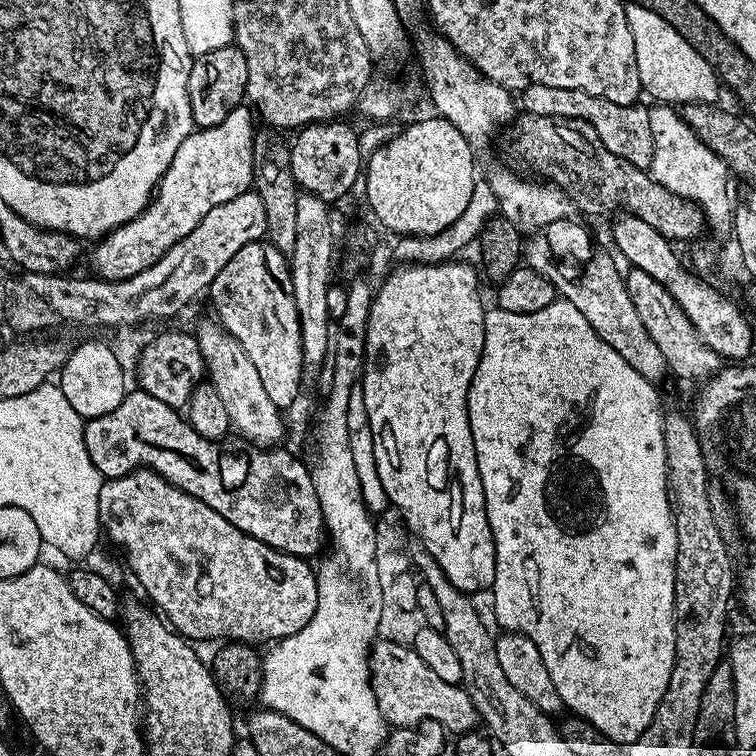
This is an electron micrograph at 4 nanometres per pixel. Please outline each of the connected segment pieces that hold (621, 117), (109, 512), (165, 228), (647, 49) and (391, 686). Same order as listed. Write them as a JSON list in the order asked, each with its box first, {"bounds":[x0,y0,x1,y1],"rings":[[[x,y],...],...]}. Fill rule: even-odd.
[{"bounds":[518,84,654,169],"rings":[[[532,84],[529,88],[523,89],[519,93],[518,100],[527,114],[546,114],[547,116],[561,116],[564,120],[590,122],[598,130],[598,134],[602,138],[606,150],[610,150],[610,154],[618,154],[618,158],[626,158],[626,162],[639,168],[651,169],[654,134],[650,134],[650,114],[647,107],[613,107],[609,111],[609,104],[602,98],[591,96],[582,90],[562,90],[558,86],[542,86],[541,84]],[[604,111],[612,113],[604,116]]]},{"bounds":[96,470,318,642],"rings":[[[137,470],[128,472],[124,476],[113,476],[105,479],[96,503],[96,511],[100,515],[101,529],[107,534],[107,537],[109,534],[113,542],[124,551],[124,556],[128,559],[128,568],[136,575],[137,582],[144,587],[145,594],[149,596],[147,599],[159,609],[163,619],[189,642],[197,642],[196,640],[216,640],[215,642],[268,640],[267,642],[275,642],[294,634],[296,629],[306,626],[306,622],[310,622],[312,611],[318,606],[316,573],[313,565],[308,565],[311,563],[305,557],[287,556],[286,553],[280,552],[276,548],[258,542],[258,538],[250,538],[250,534],[238,530],[238,526],[226,522],[226,518],[222,518],[222,514],[218,514],[218,510],[210,510],[210,506],[206,506],[206,502],[198,502],[198,498],[178,490],[170,482],[166,482],[166,478],[162,478],[157,472]]]},{"bounds":[92,106,257,280],"rings":[[[241,106],[230,110],[218,126],[192,131],[182,146],[178,146],[178,154],[174,154],[147,208],[130,222],[119,224],[113,232],[95,241],[96,249],[92,252],[95,275],[102,280],[125,280],[134,274],[142,274],[142,270],[161,260],[166,250],[182,242],[182,238],[186,238],[186,234],[190,234],[214,206],[222,206],[222,202],[230,202],[230,198],[238,198],[238,194],[249,191],[253,187],[257,129],[253,109]]]},{"bounds":[626,2,721,106],"rings":[[[639,2],[627,5],[626,18],[630,22],[630,34],[634,34],[634,54],[638,62],[640,86],[647,95],[649,92],[653,96],[653,101],[669,106],[683,106],[714,104],[721,99],[720,78],[710,62],[706,62],[706,58],[702,58],[702,54],[698,54],[698,50],[694,50],[694,46],[690,46],[690,42],[686,42],[686,38],[682,38],[682,34],[678,34],[670,22],[666,22],[666,18]]]},{"bounds":[368,639,481,734],"rings":[[[377,639],[368,658],[368,669],[372,672],[372,689],[378,708],[382,710],[382,718],[392,728],[415,728],[422,722],[433,720],[450,734],[463,734],[473,731],[477,727],[475,724],[481,723],[466,689],[438,678],[438,674],[434,674],[411,647]]]}]

